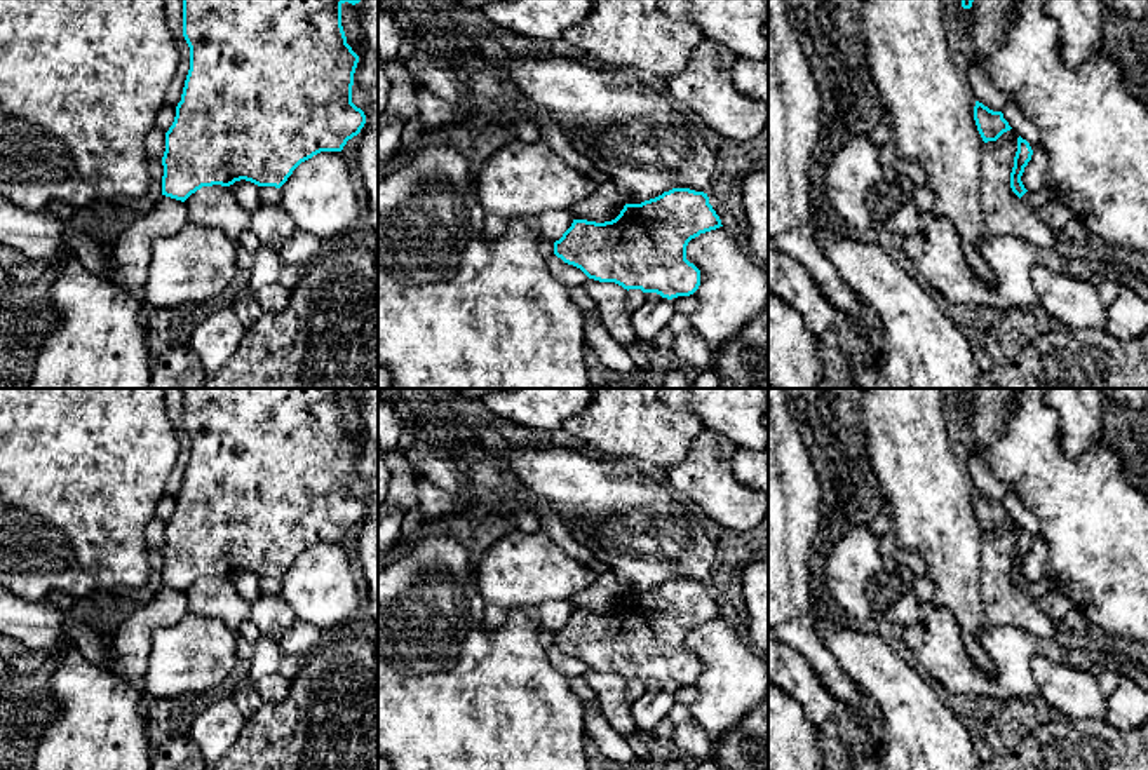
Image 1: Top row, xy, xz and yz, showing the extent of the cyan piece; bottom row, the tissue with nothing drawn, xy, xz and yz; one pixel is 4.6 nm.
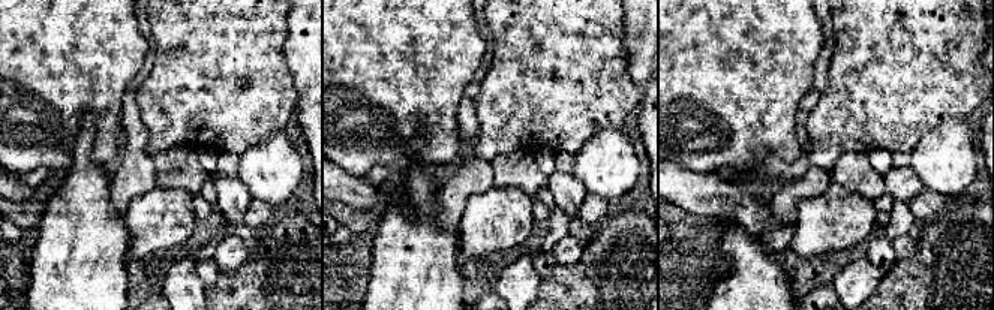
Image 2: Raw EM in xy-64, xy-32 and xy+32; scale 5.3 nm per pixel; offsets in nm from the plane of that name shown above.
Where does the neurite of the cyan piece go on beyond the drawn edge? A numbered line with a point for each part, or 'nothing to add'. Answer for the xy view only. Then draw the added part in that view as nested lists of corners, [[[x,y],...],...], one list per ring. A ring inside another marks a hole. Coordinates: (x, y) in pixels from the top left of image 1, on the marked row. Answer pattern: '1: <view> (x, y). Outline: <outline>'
nothing to add

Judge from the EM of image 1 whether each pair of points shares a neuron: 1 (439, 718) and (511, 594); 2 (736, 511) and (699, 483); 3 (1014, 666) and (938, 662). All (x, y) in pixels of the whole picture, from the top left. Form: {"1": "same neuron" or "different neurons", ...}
{"1": "different neurons", "2": "same neuron", "3": "same neuron"}

